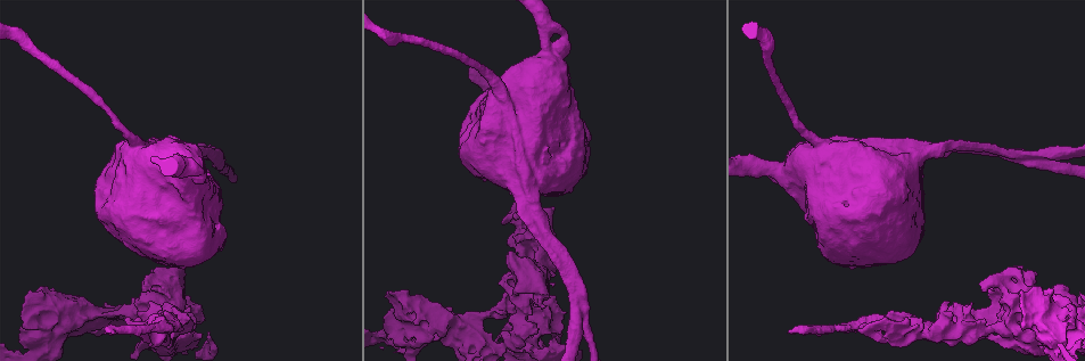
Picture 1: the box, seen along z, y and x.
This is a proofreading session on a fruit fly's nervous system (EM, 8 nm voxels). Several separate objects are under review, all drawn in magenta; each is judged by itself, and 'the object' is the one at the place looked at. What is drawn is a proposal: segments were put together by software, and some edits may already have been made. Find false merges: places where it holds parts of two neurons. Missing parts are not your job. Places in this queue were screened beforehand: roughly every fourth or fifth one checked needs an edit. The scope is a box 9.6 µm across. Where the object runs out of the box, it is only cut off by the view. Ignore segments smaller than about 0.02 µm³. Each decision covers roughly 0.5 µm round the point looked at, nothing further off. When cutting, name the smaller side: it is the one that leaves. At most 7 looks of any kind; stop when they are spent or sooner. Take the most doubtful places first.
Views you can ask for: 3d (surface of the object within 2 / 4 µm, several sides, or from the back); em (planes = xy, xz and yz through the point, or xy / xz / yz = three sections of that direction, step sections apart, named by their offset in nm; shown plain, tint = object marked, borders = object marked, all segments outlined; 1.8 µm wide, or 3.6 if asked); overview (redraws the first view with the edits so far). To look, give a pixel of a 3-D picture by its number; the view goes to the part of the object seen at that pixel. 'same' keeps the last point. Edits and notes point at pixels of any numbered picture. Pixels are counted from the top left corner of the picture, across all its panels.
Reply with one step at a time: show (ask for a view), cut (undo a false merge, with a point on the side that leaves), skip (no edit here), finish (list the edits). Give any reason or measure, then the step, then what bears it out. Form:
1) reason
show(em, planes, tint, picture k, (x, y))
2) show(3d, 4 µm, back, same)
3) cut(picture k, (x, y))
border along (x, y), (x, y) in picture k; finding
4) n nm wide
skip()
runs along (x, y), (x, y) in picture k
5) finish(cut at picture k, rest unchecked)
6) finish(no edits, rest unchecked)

calibre changes
show(3d, 4 µm, picture 1, (472, 343))

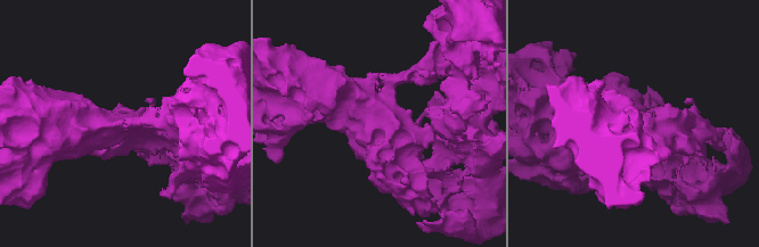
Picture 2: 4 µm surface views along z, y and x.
now the EM
show(em, xy, step 16, tint, picture 2, (120, 129))

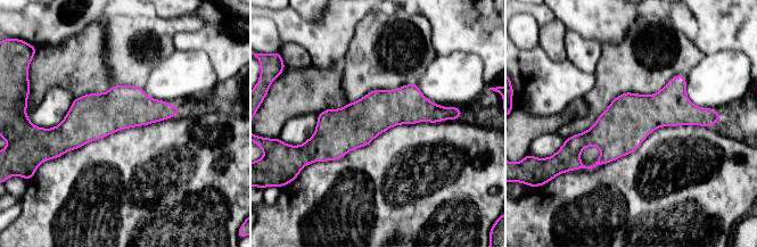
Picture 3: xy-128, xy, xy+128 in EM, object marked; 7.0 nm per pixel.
skip()
runs along (446, 115), (376, 112), (313, 141) in picture 3; one neuron here

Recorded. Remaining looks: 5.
touches itself
show(3d, 4 µm, picture 1, (196, 177))

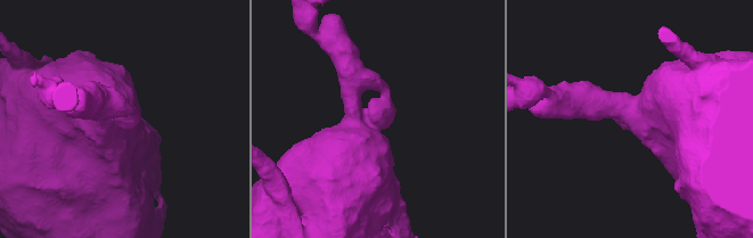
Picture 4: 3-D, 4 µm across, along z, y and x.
need the tissue
show(em, 3.6 µm, planes, plain, picture 4, (629, 119))

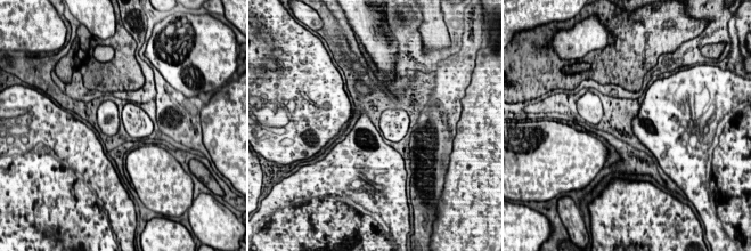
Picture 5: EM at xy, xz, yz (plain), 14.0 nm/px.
show(em, 3.6 µm, planes, tint, same)

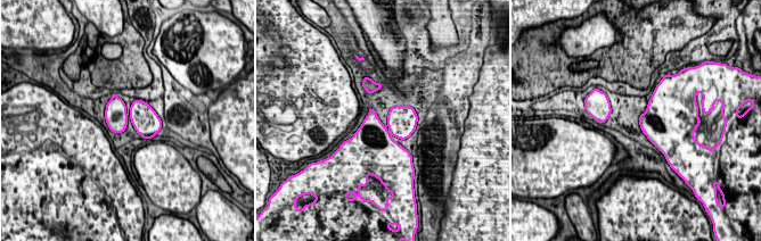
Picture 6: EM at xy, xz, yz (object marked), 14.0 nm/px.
280 nm wide
skip()
all the same neuron

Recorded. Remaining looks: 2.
two arms in line, one across
show(em, yz, step 4, plain, picture 1, (577, 289))

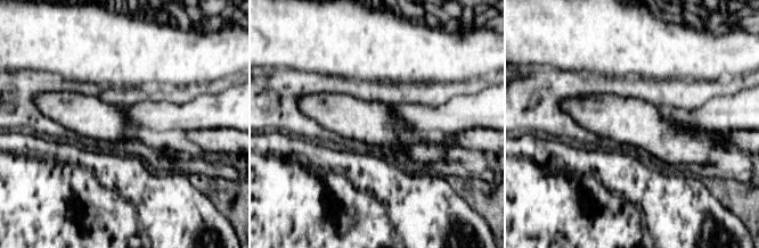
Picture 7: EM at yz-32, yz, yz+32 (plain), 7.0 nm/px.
show(em, yz, step 4, tint, same)

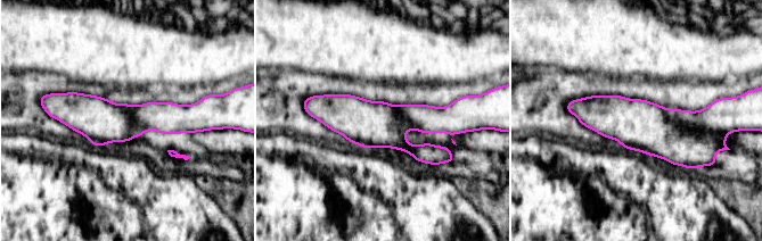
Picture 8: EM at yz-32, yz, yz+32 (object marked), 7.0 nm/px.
280 nm wide
cut(picture 8, (656, 133))
two neurons meet here

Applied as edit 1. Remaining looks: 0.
finish(cut at picture 8, rest unchecked)

